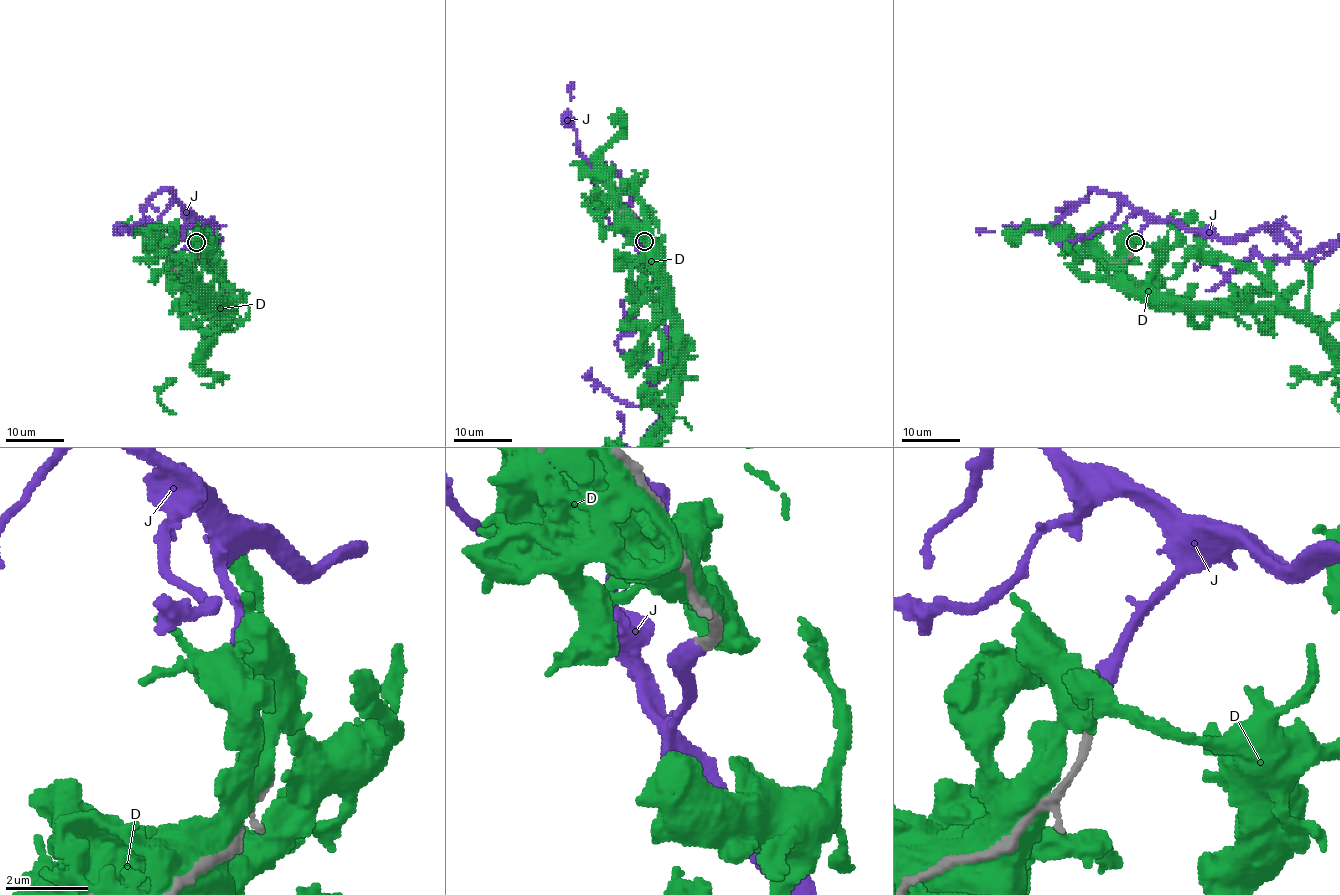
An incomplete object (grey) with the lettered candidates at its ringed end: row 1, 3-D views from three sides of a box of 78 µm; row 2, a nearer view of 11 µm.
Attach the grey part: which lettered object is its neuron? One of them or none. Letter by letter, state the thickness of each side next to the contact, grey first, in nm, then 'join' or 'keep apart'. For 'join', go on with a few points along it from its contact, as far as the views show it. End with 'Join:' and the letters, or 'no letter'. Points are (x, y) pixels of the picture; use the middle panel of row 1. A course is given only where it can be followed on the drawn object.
D: 300 nm thick on the grey side, 550 nm on the other; keep apart
J: 260 nm thick on the grey side, 400 nm on the other; join
Join: J

